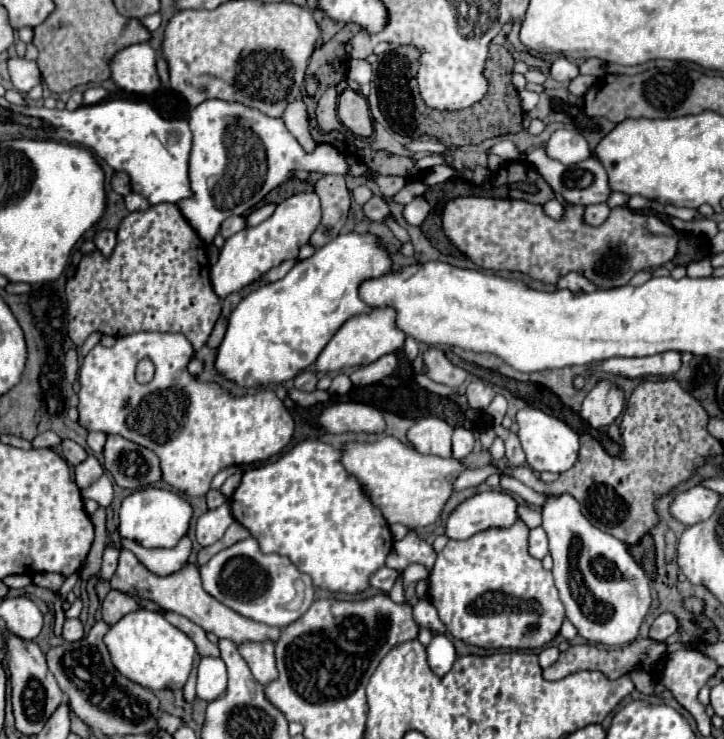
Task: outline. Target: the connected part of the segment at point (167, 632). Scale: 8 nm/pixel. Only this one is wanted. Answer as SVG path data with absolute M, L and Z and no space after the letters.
M137 609L133 613L127 613L125 617L121 617L121 621L111 625L105 637L105 645L119 673L153 691L181 689L189 673L193 671L193 661L195 661L193 641L183 631L173 627L157 611Z

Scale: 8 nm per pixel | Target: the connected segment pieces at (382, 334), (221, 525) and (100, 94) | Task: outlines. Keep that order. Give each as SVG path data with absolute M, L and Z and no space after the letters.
M373 309L371 313L353 315L341 325L341 329L325 345L325 349L315 361L315 369L321 373L329 373L329 371L341 371L345 367L365 367L375 363L379 357L387 353L399 351L403 347L403 341L405 341L405 333L397 329L393 309Z
M229 503L213 509L213 511L207 511L205 515L201 515L197 519L197 543L201 547L207 547L207 545L213 545L217 539L223 537L223 533L227 531L227 527L233 523L233 515L231 515L231 509L229 509Z
M89 87L83 91L83 103L85 105L95 105L99 101L103 101L107 95L107 91L103 87Z

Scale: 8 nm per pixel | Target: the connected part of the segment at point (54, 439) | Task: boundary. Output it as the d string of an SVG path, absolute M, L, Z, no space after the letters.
M47 431L47 433L39 433L39 437L35 437L31 441L33 447L57 447L61 443L61 437L53 431Z

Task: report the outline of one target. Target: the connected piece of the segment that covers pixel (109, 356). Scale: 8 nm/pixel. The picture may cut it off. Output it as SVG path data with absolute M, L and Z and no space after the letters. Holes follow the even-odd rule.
M133 333L133 335L125 335L125 337L119 337L117 343L113 347L103 347L103 345L95 345L89 355L83 359L83 365L79 369L79 383L81 383L81 391L79 391L79 405L77 405L77 411L79 411L79 425L85 427L87 431L103 431L103 433L113 433L113 435L121 435L137 445L143 445L147 449L151 449L159 461L161 461L161 471L163 471L163 481L167 481L171 487L187 493L187 495L205 495L211 487L211 479L225 467L229 465L253 465L253 463L259 463L259 461L267 461L269 457L281 453L285 449L285 445L291 441L291 435L293 435L293 427L295 427L295 421L291 417L291 413L287 411L287 407L283 405L283 401L275 395L275 391L271 389L261 389L257 393L251 393L251 395L243 395L243 397L231 397L227 395L219 385L211 385L211 383L199 383L193 375L187 373L187 363L191 361L193 357L193 347L191 343L181 335L181 333ZM149 357L155 365L155 377L153 381L149 381L147 385L141 385L137 383L135 379L135 365Z

